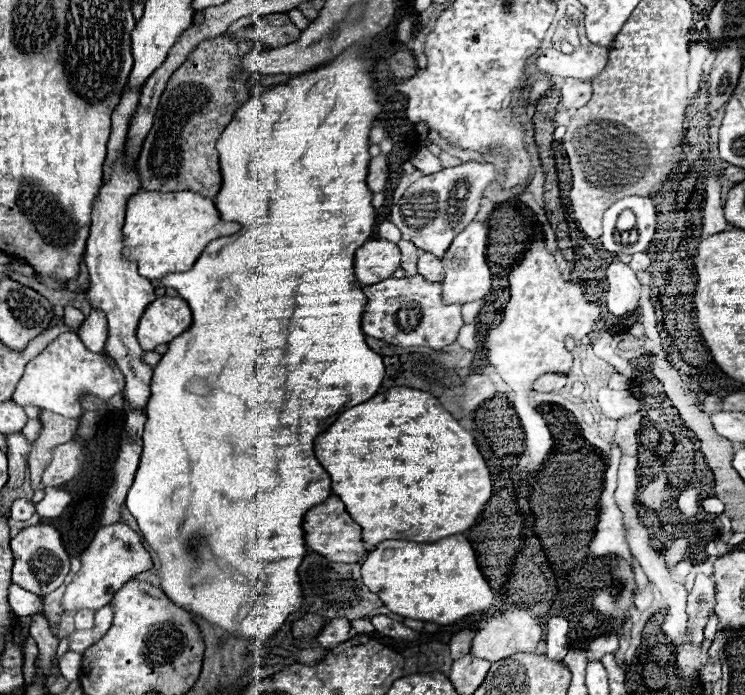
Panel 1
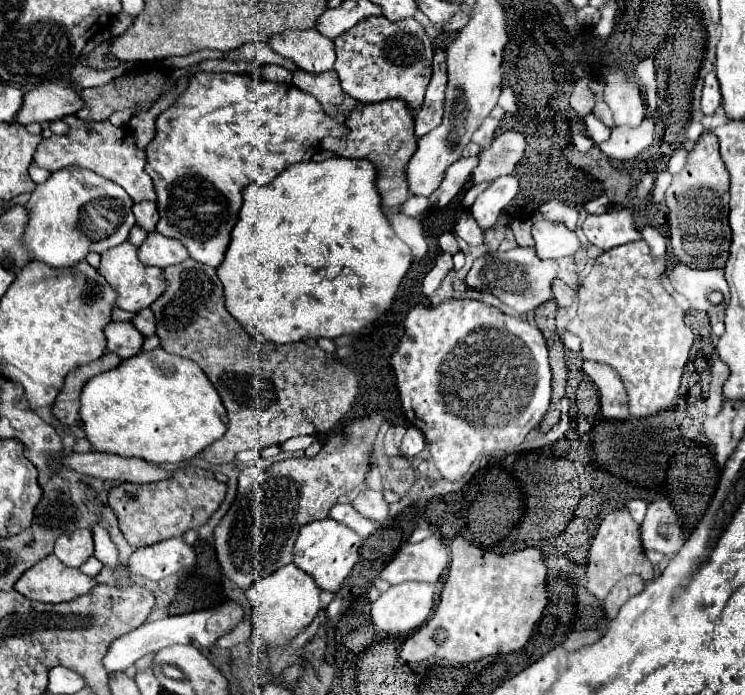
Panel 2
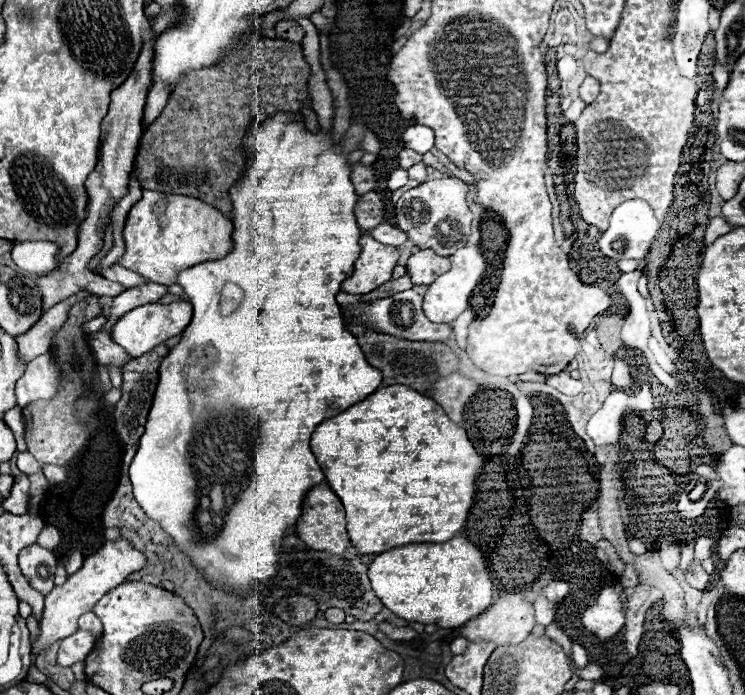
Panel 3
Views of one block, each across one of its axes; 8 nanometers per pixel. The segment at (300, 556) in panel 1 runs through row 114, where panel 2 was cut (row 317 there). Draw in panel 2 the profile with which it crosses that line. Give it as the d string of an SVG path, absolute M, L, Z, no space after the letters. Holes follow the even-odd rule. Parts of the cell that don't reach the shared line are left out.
M330 158L324 162L298 162L294 166L288 166L274 182L258 186L250 184L244 190L244 204L240 210L240 218L232 230L232 240L226 250L226 256L222 264L216 268L218 278L224 284L224 300L226 310L252 334L258 332L264 340L274 344L290 344L300 342L306 338L338 338L346 334L356 334L368 324L376 322L380 314L384 314L398 290L398 284L402 276L410 268L410 248L398 240L394 234L388 218L380 210L378 192L374 190L374 166L370 166L366 160L348 160L348 158Z

